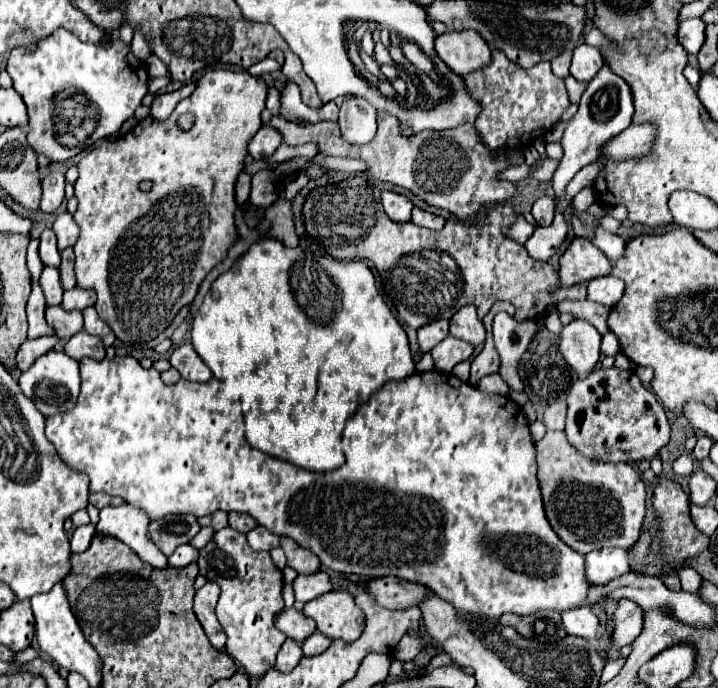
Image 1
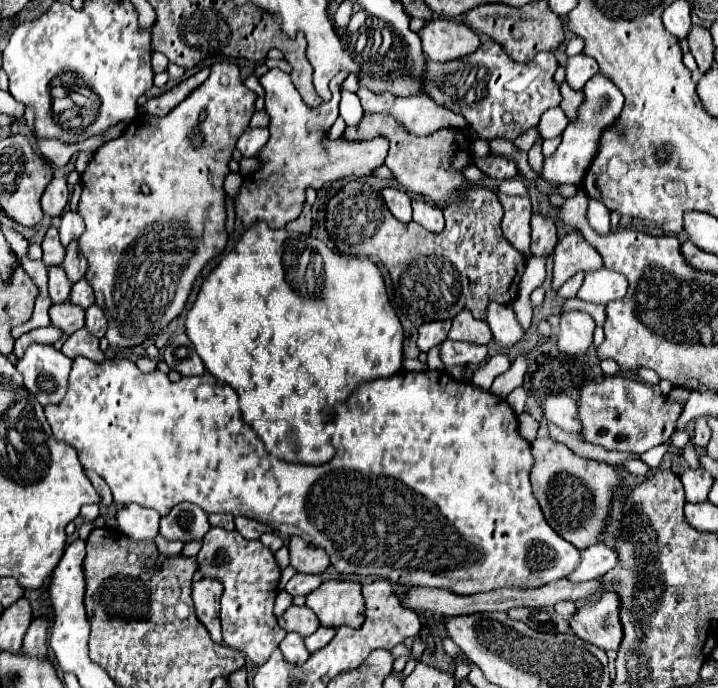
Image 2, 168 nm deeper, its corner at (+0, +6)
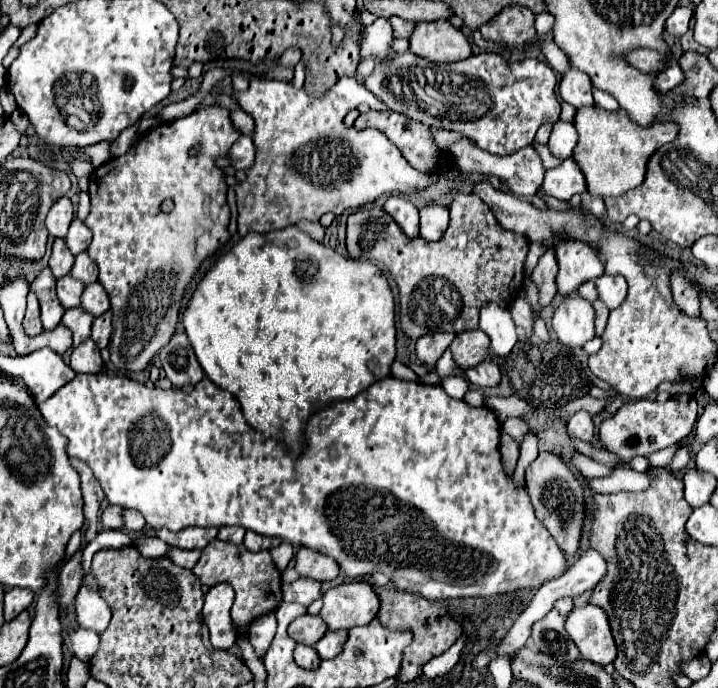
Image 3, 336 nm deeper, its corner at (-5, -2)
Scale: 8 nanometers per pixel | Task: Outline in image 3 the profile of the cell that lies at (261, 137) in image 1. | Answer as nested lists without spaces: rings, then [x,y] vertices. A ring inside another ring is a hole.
[[[241,136],[229,150],[229,158],[235,170],[247,170],[255,160],[255,148],[251,142],[251,136]]]

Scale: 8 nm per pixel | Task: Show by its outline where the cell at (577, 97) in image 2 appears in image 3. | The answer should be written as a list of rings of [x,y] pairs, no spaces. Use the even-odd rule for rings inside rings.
[[[597,106],[579,108],[573,124],[579,134],[573,158],[585,174],[587,190],[593,196],[621,196],[637,188],[645,180],[649,156],[653,156],[653,152],[657,152],[663,144],[673,142],[679,132],[677,124],[669,120],[655,120],[651,126],[641,128],[627,116],[625,110],[607,112]]]

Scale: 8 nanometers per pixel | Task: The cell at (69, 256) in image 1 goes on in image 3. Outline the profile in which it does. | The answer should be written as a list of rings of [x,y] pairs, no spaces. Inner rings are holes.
[[[81,252],[79,256],[75,256],[75,264],[71,268],[71,276],[77,278],[77,280],[89,280],[89,282],[83,282],[83,284],[91,284],[97,280],[97,264],[89,258],[87,252]]]

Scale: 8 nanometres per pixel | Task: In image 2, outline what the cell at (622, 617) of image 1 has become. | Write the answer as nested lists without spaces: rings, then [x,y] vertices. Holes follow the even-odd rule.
[[[606,592],[598,602],[586,604],[572,616],[570,626],[576,636],[602,648],[618,650],[624,630],[620,628],[620,596],[616,592]]]

